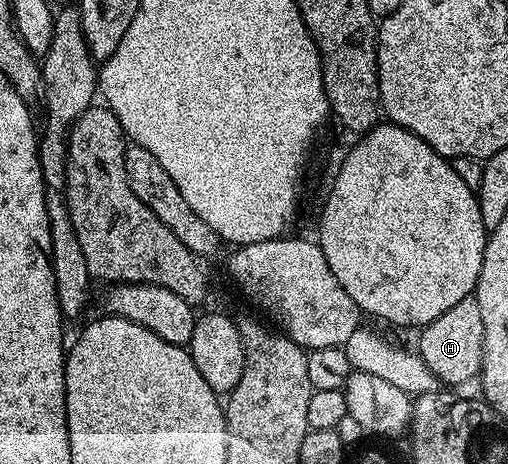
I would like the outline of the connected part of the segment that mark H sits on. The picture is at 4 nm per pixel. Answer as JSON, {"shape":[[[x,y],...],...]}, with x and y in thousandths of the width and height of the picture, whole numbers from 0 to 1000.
{"shape":[[[933,636],[907,644],[907,653],[898,653],[894,662],[884,662],[876,679],[860,679],[852,696],[831,703],[825,726],[821,759],[825,769],[852,800],[852,808],[874,832],[911,830],[917,821],[933,823],[943,810],[943,800],[951,791],[951,733],[955,731],[955,705],[947,698],[947,668],[939,664],[939,644]]]}

